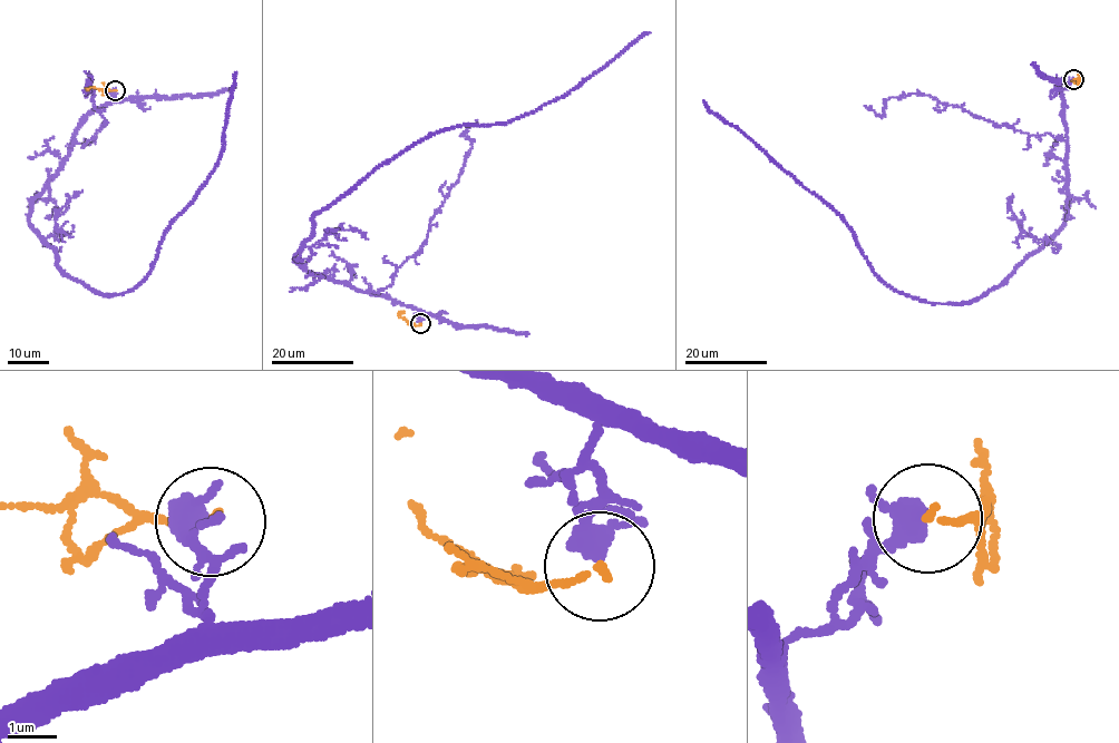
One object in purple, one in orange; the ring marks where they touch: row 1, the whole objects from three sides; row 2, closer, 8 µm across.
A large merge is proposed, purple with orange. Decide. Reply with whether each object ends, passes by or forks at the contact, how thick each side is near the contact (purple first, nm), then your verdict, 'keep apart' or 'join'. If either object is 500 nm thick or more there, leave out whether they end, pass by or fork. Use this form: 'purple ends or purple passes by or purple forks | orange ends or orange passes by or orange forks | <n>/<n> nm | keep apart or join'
purple passes by | orange ends | 360/140 nm | join

